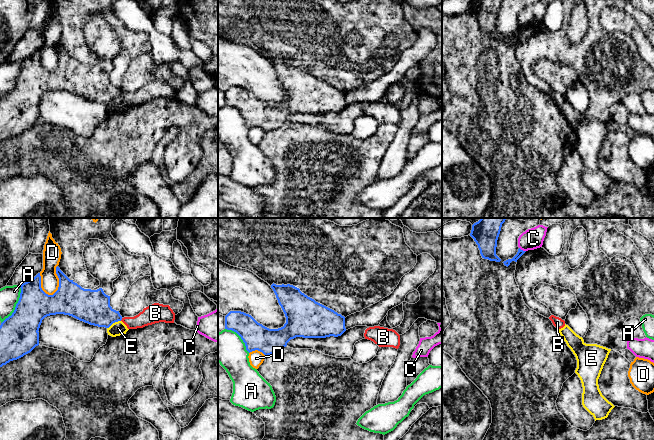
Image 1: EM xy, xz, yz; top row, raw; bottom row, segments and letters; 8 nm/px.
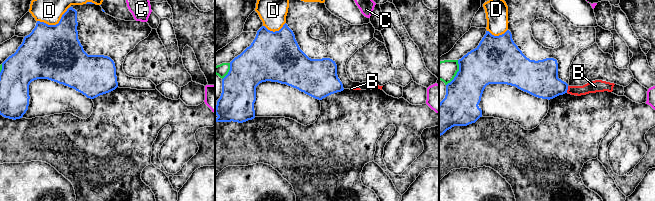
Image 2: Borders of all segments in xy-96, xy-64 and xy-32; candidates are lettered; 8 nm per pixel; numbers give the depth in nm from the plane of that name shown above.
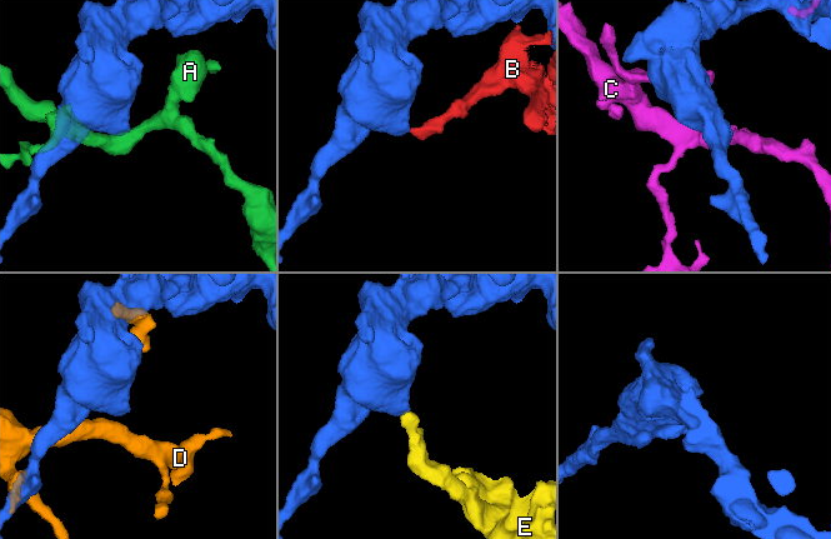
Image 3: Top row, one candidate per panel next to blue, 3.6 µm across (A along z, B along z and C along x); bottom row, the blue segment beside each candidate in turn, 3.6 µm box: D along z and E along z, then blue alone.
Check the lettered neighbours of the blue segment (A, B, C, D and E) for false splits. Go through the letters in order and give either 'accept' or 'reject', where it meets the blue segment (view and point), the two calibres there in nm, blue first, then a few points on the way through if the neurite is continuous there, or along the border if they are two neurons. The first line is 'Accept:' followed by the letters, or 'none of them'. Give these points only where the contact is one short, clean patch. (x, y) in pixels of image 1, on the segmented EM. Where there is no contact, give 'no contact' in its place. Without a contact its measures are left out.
Accept: none of them
A: reject; meets blue in xy at (16, 304); 320 nm thick on the blue side, 160 nm on the other
B: reject; meets blue in xy at (121, 319); 280 nm thick on the blue side, 150 nm on the other; border along xy (122, 318), (120, 320)
C: reject; meets blue in yz at (522, 250); 50 nm thick on the blue side, 170 nm on the other
D: reject; meets blue in xy at (59, 282); 260 nm thick on the blue side, 140 nm on the other
E: reject; meets blue in xy at (113, 322); 280 nm thick on the blue side, 110 nm on the other; border along xy (120, 320), (112, 323), (107, 328)

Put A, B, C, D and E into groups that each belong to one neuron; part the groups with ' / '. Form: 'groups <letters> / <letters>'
groups A / B / C / D / E

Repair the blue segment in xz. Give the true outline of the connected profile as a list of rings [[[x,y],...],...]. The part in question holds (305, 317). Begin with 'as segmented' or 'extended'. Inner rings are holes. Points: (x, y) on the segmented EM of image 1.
as segmented; [[[274,283],[271,288],[286,317],[283,327],[269,329],[241,311],[230,311],[225,316],[225,329],[236,332],[249,353],[258,350],[268,356],[282,350],[296,337],[338,337],[346,331],[344,316],[316,302],[299,288]]]

